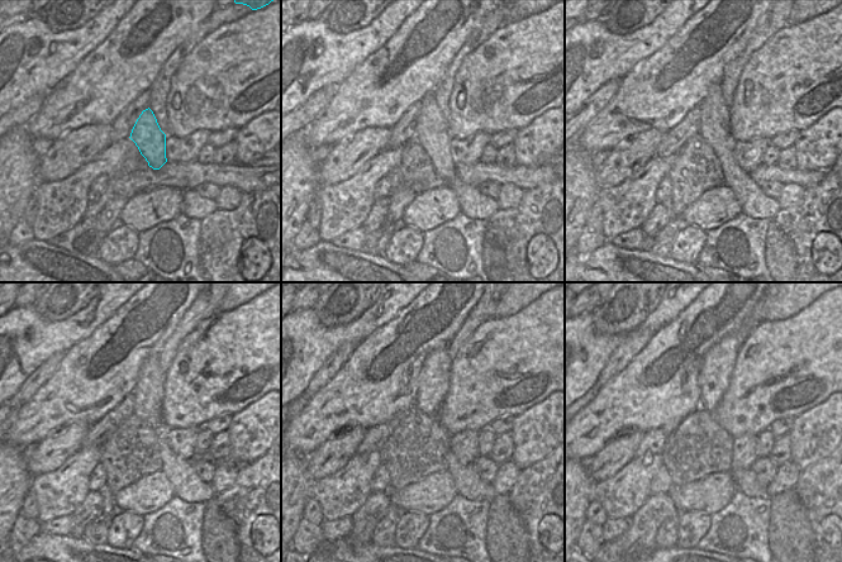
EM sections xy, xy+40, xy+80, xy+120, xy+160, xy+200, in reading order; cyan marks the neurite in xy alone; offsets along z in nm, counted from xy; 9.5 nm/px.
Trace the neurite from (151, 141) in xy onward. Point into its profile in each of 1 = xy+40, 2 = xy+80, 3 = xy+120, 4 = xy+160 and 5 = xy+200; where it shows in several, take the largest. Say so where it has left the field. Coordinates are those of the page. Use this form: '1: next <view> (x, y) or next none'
1: next xy+40 (431, 133)
2: next xy+80 (714, 128)
3: next xy+120 (148, 391)
4: next xy+160 (433, 381)
5: next xy+200 (718, 363)

